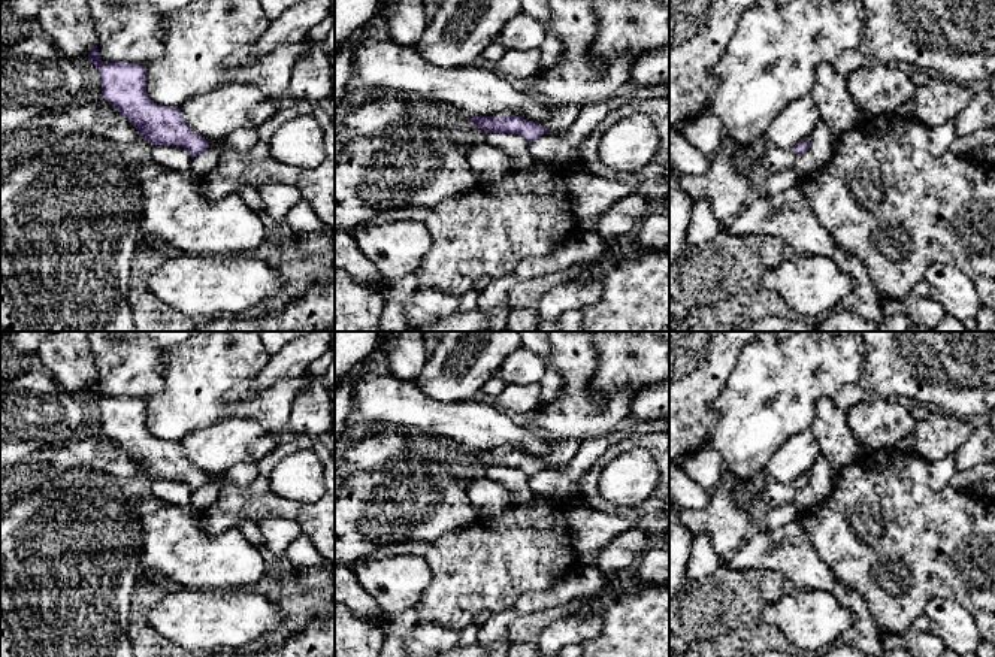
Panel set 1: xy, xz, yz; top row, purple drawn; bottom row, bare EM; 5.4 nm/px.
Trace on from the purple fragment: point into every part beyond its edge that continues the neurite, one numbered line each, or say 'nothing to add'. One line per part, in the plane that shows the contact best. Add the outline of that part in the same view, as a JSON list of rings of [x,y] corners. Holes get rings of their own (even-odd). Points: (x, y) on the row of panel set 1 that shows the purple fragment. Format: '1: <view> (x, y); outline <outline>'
1: yz (776, 160); outline [[[768,145],[766,152],[762,158],[762,164],[769,175],[784,170],[793,170],[796,166],[796,157],[798,154],[793,148],[781,149],[778,146]]]

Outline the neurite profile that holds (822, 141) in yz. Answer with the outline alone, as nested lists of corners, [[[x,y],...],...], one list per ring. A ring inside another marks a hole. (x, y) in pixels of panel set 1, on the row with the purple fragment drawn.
[[[820,122],[810,134],[810,148],[796,157],[796,176],[804,178],[823,167],[834,152],[837,139],[838,136]]]

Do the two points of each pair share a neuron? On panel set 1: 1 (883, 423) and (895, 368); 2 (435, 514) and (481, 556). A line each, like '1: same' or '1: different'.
1: different
2: different

